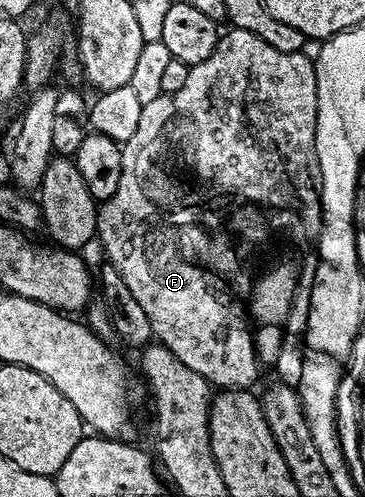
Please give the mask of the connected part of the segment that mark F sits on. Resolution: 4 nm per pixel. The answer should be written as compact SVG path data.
M229 27L221 35L220 40L214 46L214 54L210 54L210 58L206 58L206 62L198 62L189 67L186 74L186 82L182 85L182 90L174 90L173 92L162 94L158 98L154 98L154 102L144 105L142 110L142 118L138 118L138 126L134 130L134 135L130 139L123 141L120 153L122 154L122 178L118 178L118 190L114 190L114 194L110 199L103 201L99 205L98 215L96 218L96 236L98 244L104 247L104 252L107 263L113 264L118 270L118 274L122 278L122 282L126 282L126 287L130 290L130 294L134 294L135 300L138 301L138 306L142 306L142 311L145 312L146 318L150 318L150 326L152 327L153 337L159 343L165 344L174 354L174 358L178 358L178 362L183 362L185 366L190 366L190 370L194 370L194 374L202 374L208 379L209 384L220 390L230 388L243 388L245 390L253 387L252 383L256 380L256 375L262 371L262 365L256 358L256 349L254 347L254 336L248 332L248 324L250 325L250 316L246 311L246 301L249 299L252 286L254 283L254 271L252 272L252 251L259 244L264 244L271 238L275 232L281 232L284 236L293 236L296 240L308 240L320 234L320 167L318 166L318 154L316 153L316 119L318 118L318 82L316 81L316 65L314 61L303 55L302 52L279 52L274 50L274 46L270 46L270 42L262 42L262 38L258 38L258 34L250 34L250 30L242 30L241 28Z

